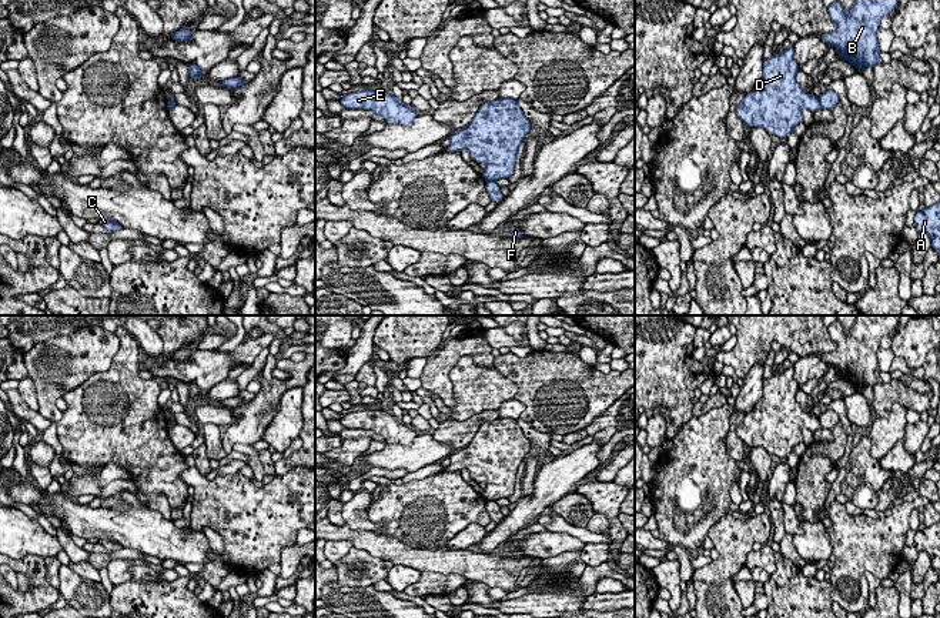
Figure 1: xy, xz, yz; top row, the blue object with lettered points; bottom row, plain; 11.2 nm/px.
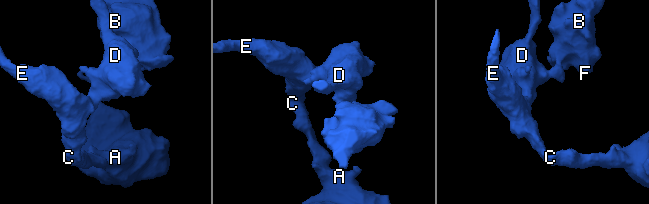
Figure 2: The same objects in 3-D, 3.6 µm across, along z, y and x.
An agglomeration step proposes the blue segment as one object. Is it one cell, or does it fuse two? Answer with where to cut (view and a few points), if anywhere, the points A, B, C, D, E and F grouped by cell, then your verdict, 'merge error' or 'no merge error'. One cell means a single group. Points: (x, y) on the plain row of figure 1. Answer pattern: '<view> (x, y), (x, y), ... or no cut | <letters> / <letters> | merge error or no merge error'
xz (487, 500), (495, 501) | A C D E / B F | merge error

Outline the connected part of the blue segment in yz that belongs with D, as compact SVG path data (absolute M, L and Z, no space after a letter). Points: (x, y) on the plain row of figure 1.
M790 365L763 381L760 401L736 428L745 445L763 447L783 458L803 440L803 428L814 432L822 427L819 418L800 408L796 400L799 384L793 374L795 365Z

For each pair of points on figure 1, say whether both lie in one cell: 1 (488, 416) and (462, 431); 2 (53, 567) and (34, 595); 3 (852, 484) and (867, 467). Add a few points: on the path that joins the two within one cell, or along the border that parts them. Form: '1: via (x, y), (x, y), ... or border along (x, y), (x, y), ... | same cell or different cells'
1: via (482, 417), (468, 428) | same cell
2: border along (43, 560), (46, 580), (52, 585) | different cells
3: via (855, 480), (863, 471) | same cell

